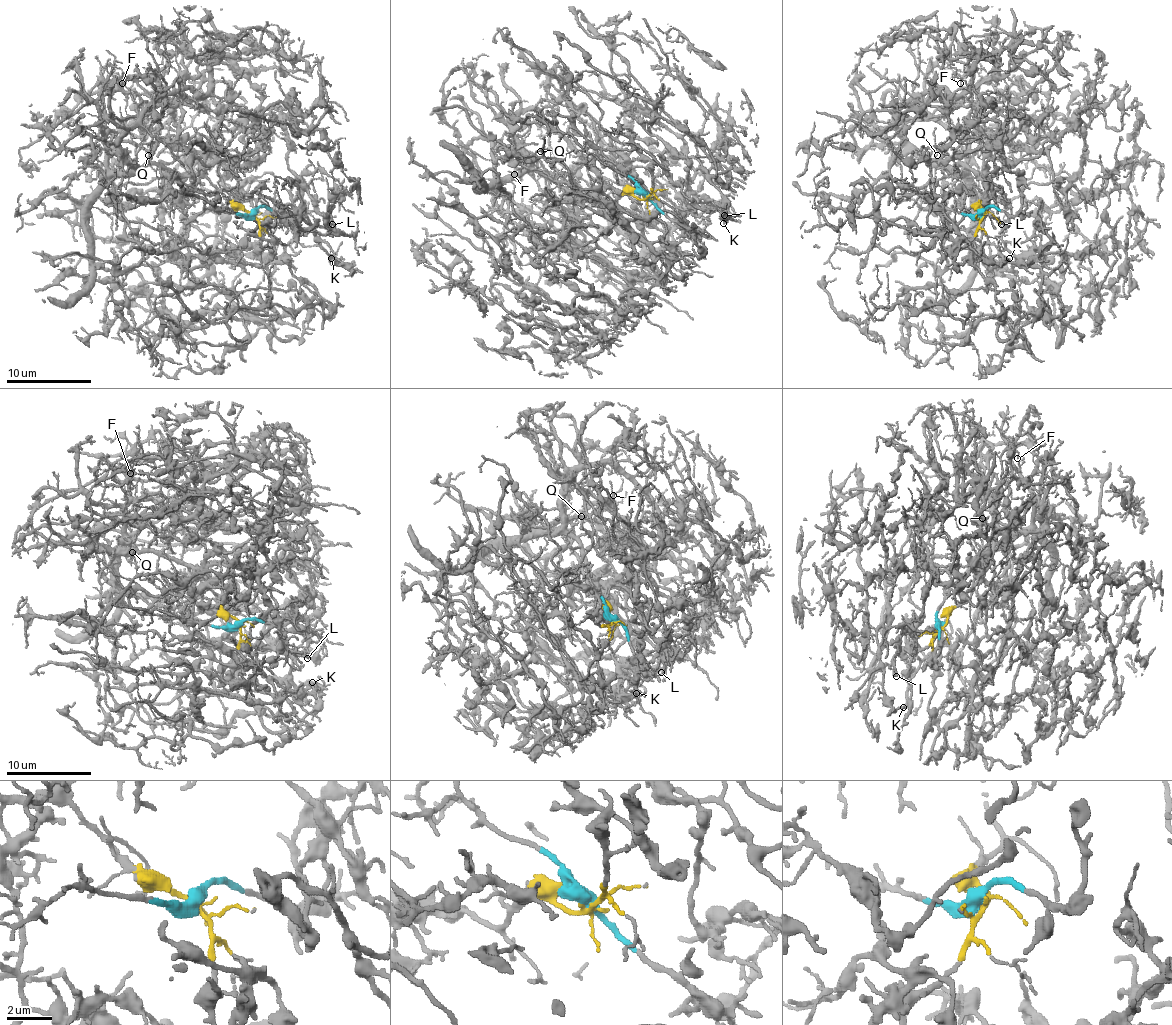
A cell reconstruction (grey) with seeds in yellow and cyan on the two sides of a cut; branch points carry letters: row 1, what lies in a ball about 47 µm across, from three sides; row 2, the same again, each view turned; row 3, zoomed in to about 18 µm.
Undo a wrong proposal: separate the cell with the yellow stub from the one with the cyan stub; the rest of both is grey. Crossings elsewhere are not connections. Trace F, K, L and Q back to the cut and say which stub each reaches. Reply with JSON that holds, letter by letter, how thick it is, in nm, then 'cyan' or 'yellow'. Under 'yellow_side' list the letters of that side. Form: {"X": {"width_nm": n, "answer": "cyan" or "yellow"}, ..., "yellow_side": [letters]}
{"F": {"width_nm": 120, "answer": "yellow"}, "K": {"width_nm": 170, "answer": "cyan"}, "L": {"width_nm": 200, "answer": "cyan"}, "Q": {"width_nm": 80, "answer": "yellow"}, "yellow_side": ["F", "Q"]}

